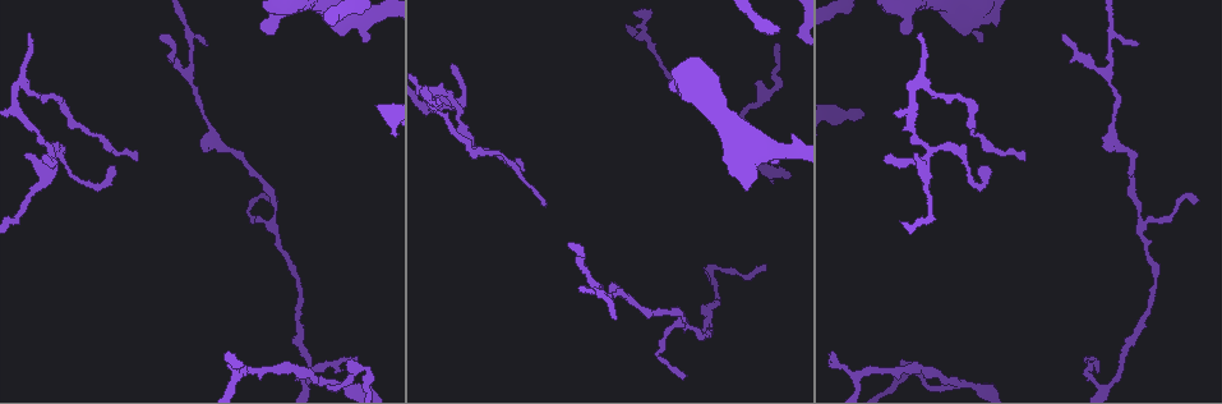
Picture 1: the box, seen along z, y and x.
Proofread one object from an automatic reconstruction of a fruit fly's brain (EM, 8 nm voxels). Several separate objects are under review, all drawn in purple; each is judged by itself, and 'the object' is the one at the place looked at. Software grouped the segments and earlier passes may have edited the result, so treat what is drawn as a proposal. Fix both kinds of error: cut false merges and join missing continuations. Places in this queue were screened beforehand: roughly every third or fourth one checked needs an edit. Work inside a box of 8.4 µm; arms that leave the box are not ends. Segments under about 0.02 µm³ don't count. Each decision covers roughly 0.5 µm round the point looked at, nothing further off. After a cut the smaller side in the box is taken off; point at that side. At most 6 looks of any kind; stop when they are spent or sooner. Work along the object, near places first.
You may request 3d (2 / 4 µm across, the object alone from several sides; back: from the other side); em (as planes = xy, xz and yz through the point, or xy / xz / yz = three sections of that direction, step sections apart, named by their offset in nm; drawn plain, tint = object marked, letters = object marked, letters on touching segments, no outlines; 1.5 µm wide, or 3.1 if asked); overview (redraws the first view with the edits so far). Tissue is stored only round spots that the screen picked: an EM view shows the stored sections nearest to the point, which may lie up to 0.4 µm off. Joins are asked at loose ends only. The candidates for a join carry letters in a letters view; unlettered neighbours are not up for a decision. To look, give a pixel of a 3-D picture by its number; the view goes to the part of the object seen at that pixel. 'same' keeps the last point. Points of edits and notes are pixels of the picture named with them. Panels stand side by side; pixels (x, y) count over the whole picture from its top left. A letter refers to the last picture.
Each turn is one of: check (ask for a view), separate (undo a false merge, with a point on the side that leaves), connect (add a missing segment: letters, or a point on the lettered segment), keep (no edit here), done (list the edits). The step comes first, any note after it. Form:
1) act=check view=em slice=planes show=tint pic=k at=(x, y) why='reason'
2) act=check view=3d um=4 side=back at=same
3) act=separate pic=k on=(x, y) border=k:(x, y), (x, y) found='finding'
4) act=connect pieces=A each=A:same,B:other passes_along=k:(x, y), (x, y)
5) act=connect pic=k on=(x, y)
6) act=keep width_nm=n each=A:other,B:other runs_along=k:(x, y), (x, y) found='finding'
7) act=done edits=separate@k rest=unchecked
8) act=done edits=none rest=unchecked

act=check view=3d um=2 pic=1 at=(367, 368) why='abrupt turn'

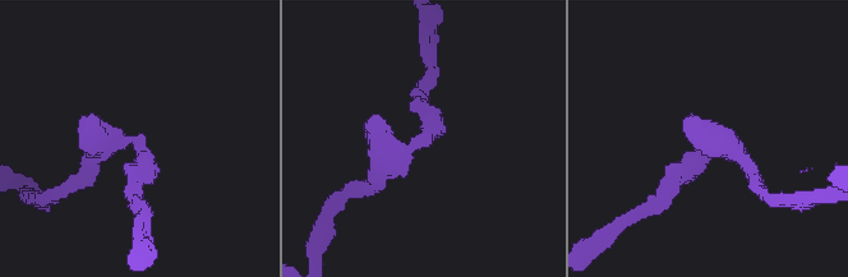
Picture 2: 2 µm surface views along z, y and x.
act=check view=em slice=xz step=4 show=letters pic=2 at=(415, 150) why='need the tissue'

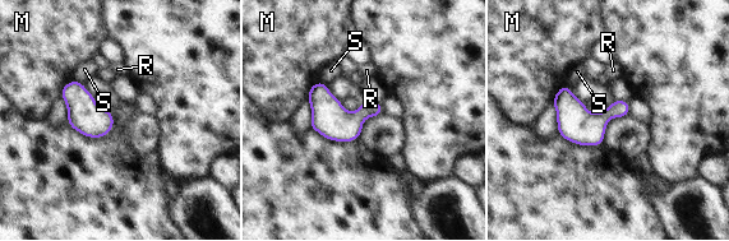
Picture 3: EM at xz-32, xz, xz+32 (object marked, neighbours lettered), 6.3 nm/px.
act=check view=em slice=planes show=letters at=same

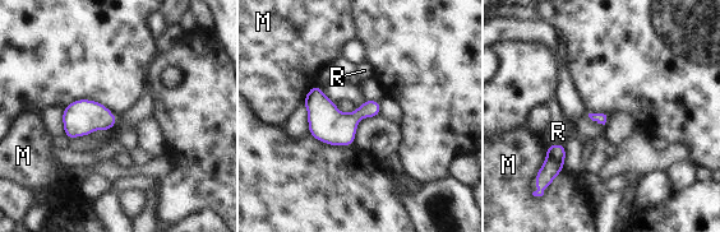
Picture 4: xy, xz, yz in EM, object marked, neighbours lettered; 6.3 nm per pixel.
act=keep longest_contact=M:200nm each=M:other,R:other found='one cell here'

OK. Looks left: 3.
act=check view=em slice=planes show=plain pic=1 at=(29, 195) why='a narrow waist'

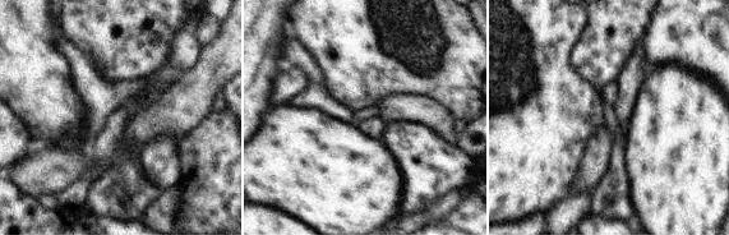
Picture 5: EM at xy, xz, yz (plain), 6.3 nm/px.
act=check view=em slice=planes show=letters at=same why='what lies round it'

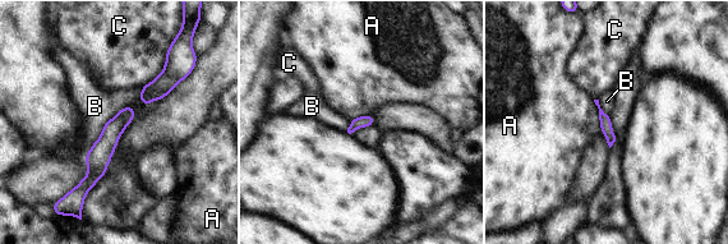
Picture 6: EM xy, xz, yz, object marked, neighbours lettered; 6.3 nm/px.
act=keep width_nm=80 each=A:other,B:other,C:other runs_along=6:(129, 109), (79, 189) found='one cell here'

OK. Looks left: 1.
act=done edits=none rest=unchecked

